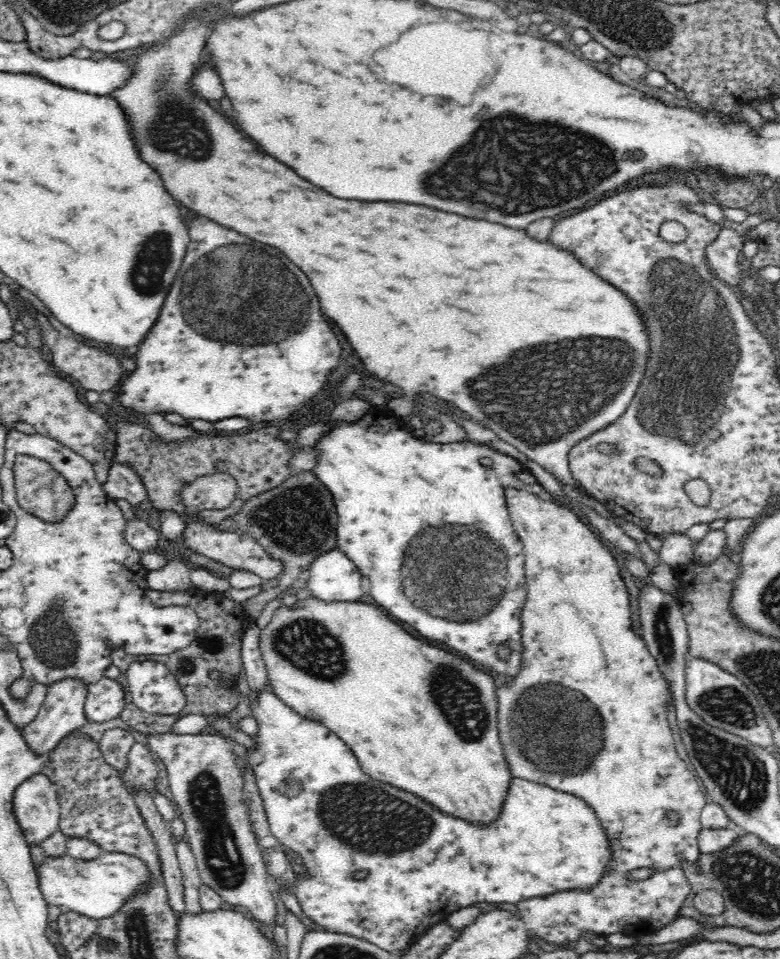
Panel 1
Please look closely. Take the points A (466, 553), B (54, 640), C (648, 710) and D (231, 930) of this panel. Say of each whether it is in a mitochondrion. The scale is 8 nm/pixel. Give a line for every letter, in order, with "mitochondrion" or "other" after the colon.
A: mitochondrion
B: mitochondrion
C: other
D: other

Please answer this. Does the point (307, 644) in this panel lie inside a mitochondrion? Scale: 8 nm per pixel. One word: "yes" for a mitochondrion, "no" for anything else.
yes

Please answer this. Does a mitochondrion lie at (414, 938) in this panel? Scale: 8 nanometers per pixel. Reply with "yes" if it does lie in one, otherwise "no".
no

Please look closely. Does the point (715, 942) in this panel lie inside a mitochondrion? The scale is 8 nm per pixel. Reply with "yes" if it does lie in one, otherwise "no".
no

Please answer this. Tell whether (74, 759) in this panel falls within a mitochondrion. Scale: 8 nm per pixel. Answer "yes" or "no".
yes

